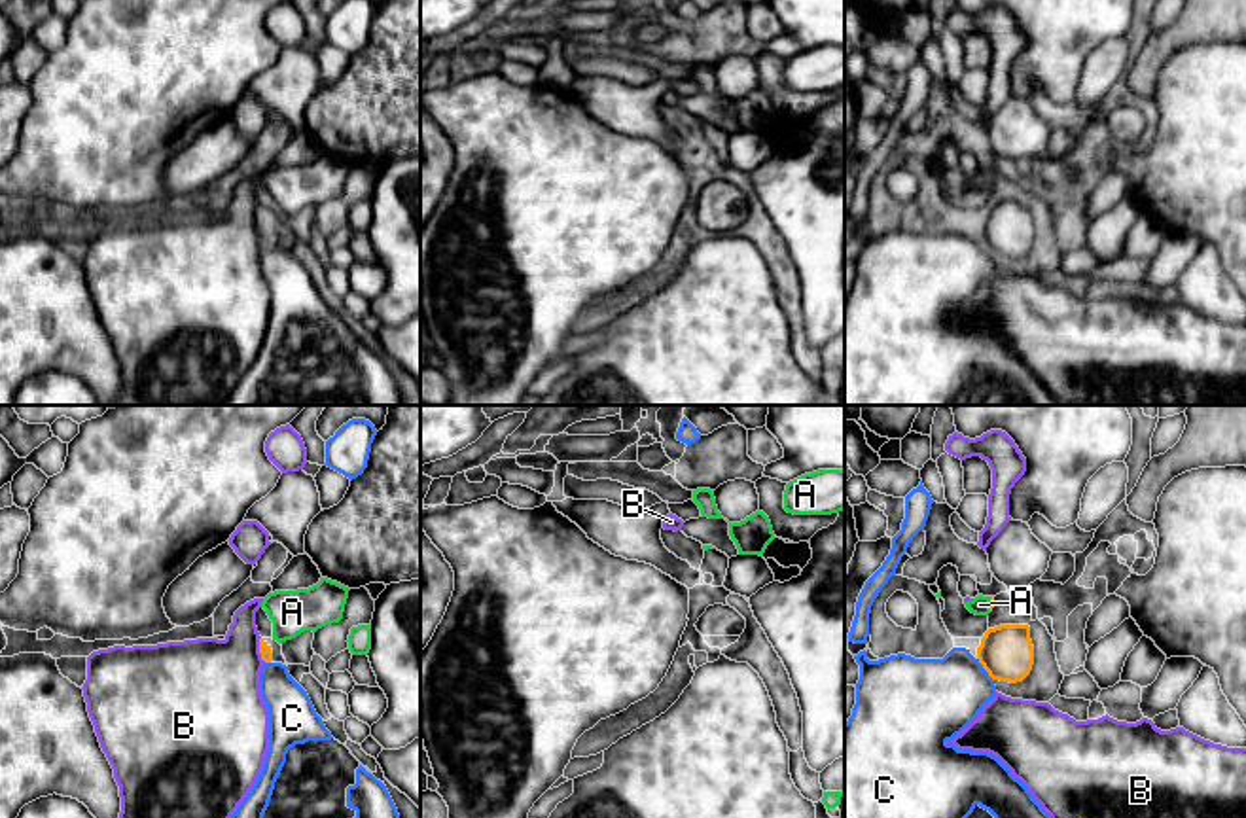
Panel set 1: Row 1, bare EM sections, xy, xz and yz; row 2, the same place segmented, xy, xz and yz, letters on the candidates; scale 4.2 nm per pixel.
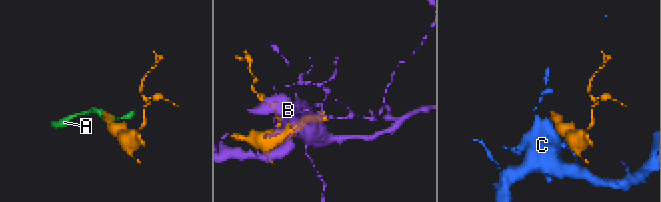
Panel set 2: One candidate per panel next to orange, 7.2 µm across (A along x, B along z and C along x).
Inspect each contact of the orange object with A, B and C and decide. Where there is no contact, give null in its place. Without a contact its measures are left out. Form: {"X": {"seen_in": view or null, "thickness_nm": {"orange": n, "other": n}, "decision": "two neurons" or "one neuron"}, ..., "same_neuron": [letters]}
{"A": {"seen_in": "yz", "thickness_nm": {"orange": 20, "other": 80}, "decision": "one neuron"}, "B": {"seen_in": "xy", "thickness_nm": {"orange": 50, "other": 380}, "decision": "two neurons"}, "C": {"seen_in": "yz", "thickness_nm": {"orange": 240, "other": 360}, "decision": "two neurons"}, "same_neuron": ["A"]}

